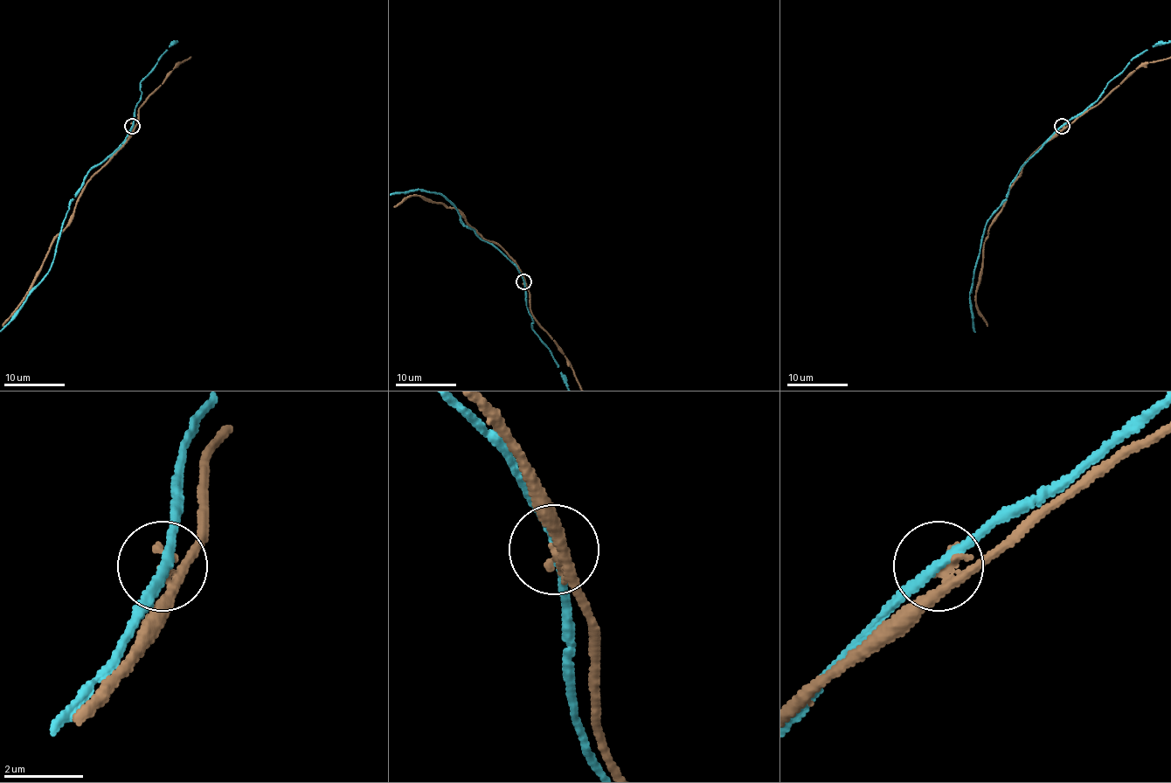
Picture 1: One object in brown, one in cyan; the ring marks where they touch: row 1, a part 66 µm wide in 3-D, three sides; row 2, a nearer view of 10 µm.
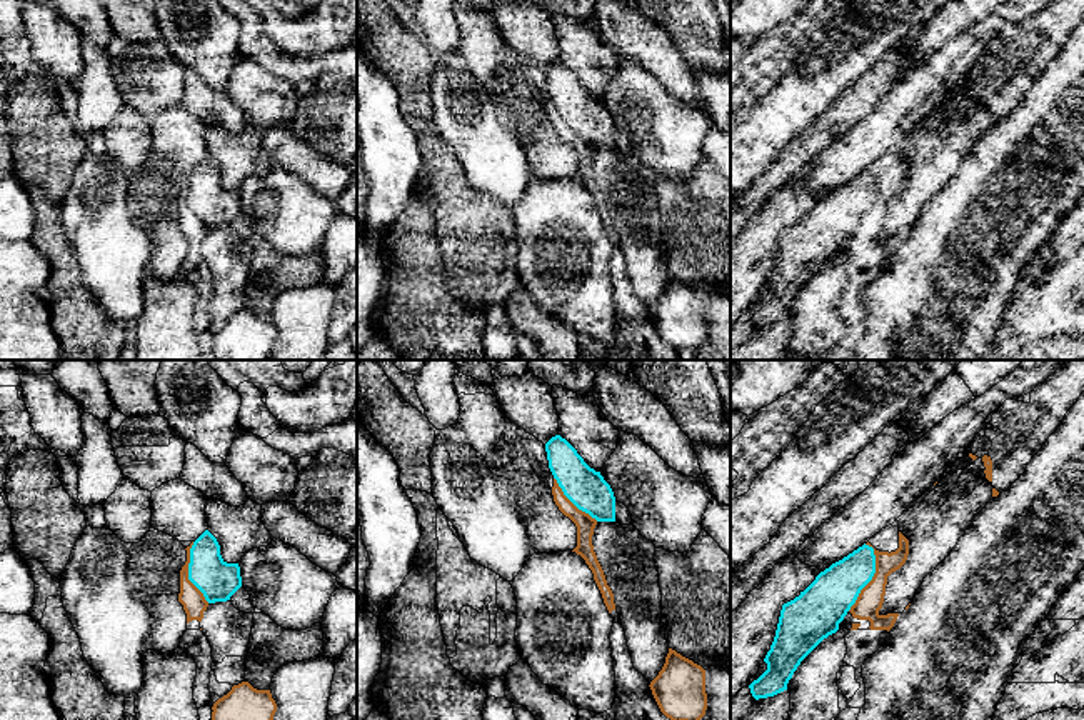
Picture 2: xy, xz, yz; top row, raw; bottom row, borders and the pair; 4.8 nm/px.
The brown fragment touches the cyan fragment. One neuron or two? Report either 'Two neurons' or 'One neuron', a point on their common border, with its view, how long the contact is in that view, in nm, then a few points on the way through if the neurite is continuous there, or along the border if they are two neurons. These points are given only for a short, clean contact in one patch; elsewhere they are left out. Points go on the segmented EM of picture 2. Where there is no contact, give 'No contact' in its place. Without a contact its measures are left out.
Two neurons. Touches brown at yz (873, 577). Shared border 340 nm

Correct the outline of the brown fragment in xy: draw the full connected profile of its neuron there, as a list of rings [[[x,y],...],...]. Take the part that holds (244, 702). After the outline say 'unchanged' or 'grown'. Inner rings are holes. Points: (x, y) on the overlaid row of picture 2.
[[[242,682],[218,698],[212,710],[212,720],[274,720],[277,703],[270,690],[257,690]]]; unchanged

